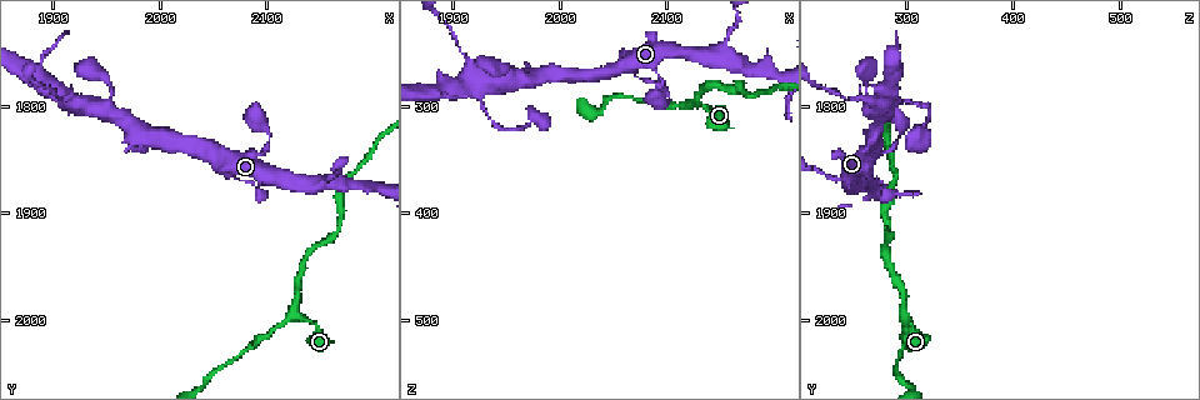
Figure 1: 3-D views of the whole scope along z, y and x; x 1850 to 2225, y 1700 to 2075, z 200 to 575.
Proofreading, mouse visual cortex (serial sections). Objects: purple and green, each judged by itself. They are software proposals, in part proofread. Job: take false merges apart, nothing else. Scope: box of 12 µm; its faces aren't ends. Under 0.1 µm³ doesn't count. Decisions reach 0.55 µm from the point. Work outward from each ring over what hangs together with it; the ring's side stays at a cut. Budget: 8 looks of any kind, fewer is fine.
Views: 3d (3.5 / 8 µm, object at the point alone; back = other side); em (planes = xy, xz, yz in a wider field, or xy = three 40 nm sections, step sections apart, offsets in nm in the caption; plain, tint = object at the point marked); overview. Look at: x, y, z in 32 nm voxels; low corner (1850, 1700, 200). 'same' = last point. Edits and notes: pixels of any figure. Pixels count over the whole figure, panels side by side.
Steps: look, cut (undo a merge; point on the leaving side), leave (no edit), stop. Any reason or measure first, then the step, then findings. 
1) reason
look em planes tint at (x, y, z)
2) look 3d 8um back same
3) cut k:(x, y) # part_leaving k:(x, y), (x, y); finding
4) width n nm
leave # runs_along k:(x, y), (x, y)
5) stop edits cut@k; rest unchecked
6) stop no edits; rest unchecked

look 3d 3.5um at (2096, 1820, 298)

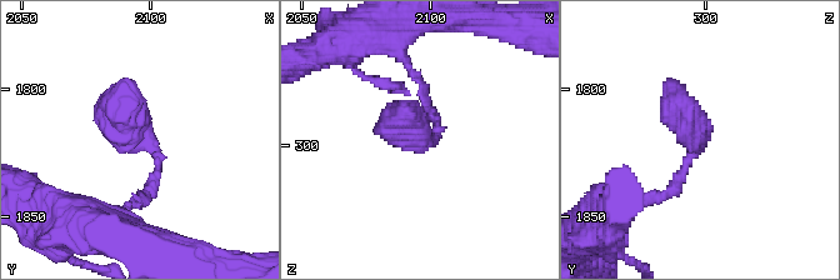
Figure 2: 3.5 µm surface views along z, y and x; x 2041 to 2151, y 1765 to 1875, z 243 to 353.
shape alone is not enough
look em xy step 2 tint at (2098, 1821, 298)

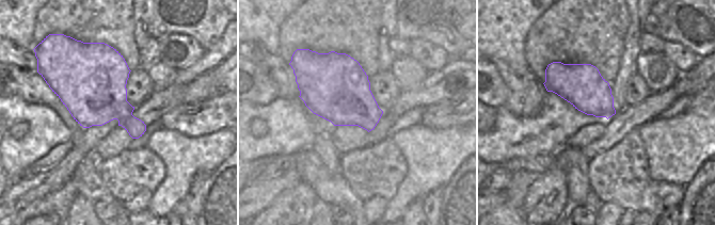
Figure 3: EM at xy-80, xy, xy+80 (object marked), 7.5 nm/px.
leave # one cell here

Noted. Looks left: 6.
three arms meet
look 3d 3.5um at (2156, 1870, 256)

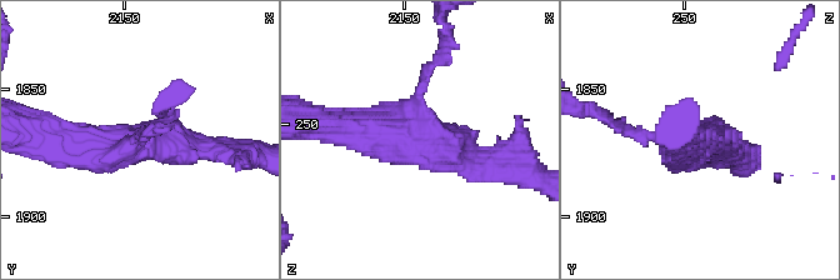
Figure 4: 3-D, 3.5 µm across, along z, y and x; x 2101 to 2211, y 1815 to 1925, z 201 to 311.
arms 3; arm_widths 150, 250, 400 nm
look em xy step 5 tint at (2155, 1873, 254)

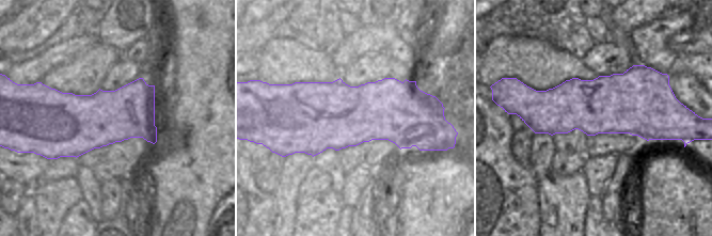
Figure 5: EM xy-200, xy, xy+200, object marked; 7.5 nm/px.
leave # one cell here

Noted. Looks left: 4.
abrupt turn
look 3d 3.5um at (2128, 1994, 298)

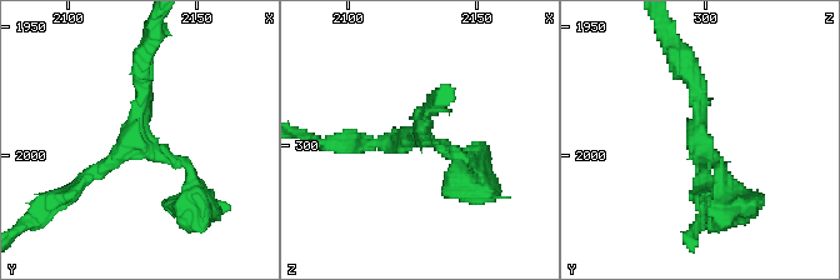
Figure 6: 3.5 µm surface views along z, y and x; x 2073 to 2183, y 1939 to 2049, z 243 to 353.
arms 3; arm_widths 150, 200, 250 nm
look em xy step 1 tint at (2127, 1993, 297)

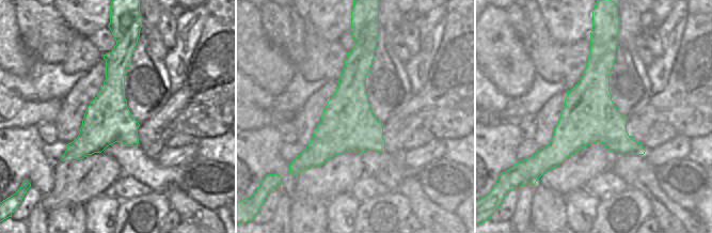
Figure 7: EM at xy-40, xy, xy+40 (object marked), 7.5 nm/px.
leave # runs_along 6:(194, 184), (183, 160), (136, 138), (144, 61); one cell here

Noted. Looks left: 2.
thick turns thin
look 3d 3.5um at (1914, 1792, 260)

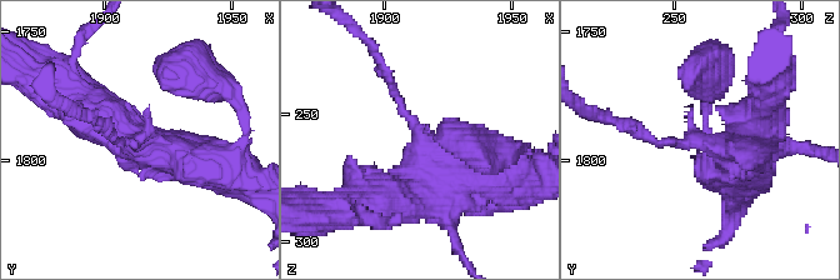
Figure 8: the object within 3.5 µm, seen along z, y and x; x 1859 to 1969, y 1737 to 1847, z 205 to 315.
arm_widths 100, 600 nm
look em xy step 3 tint at (1914, 1793, 260)

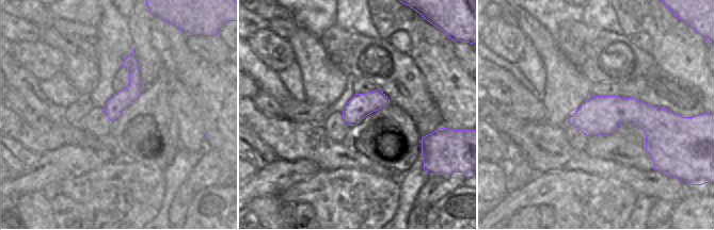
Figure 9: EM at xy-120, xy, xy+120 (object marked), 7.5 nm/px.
leave # runs_along 9:(132, 55), (133, 88), (112, 117); continuous, no second cell

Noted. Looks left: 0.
stop no edits; rest unchecked

